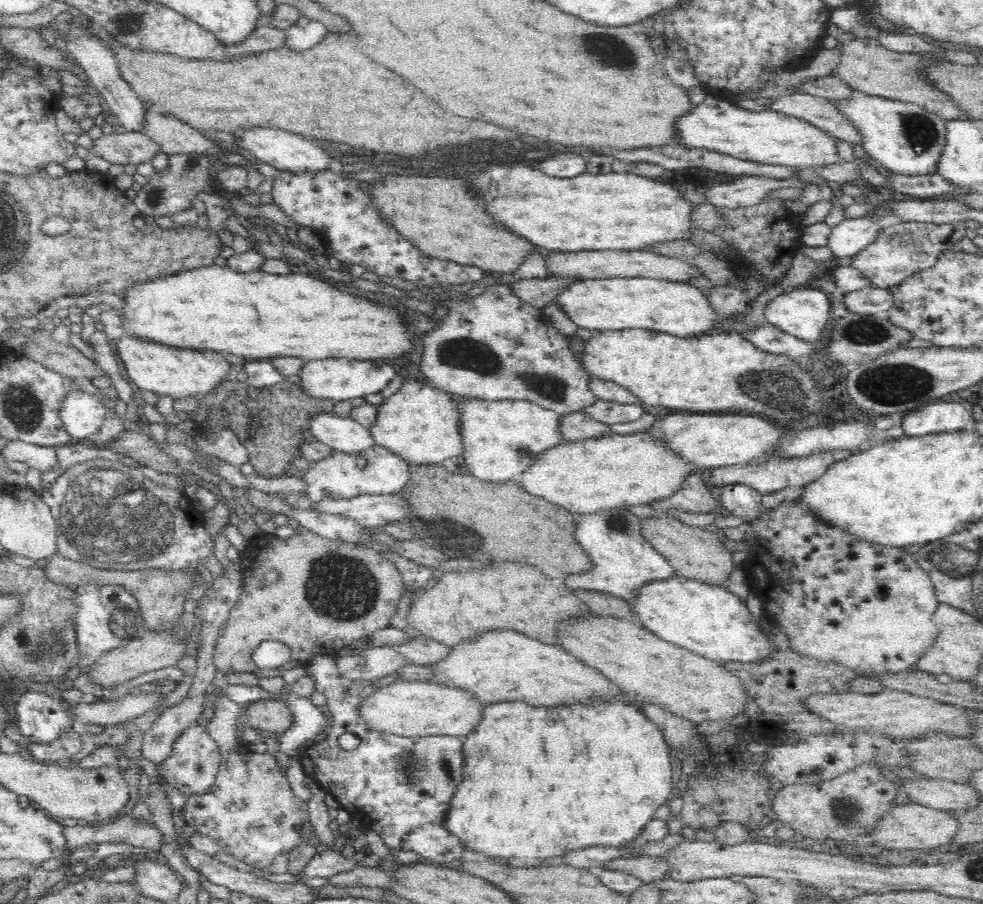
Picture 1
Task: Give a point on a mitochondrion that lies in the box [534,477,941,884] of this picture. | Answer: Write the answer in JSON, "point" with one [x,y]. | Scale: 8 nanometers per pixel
{"point":[847,809]}

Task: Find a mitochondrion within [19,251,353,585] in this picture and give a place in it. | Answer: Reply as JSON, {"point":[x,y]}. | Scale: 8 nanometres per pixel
{"point":[110,515]}

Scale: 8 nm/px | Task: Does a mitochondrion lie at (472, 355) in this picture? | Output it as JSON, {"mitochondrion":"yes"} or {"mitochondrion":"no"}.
{"mitochondrion":"yes"}

